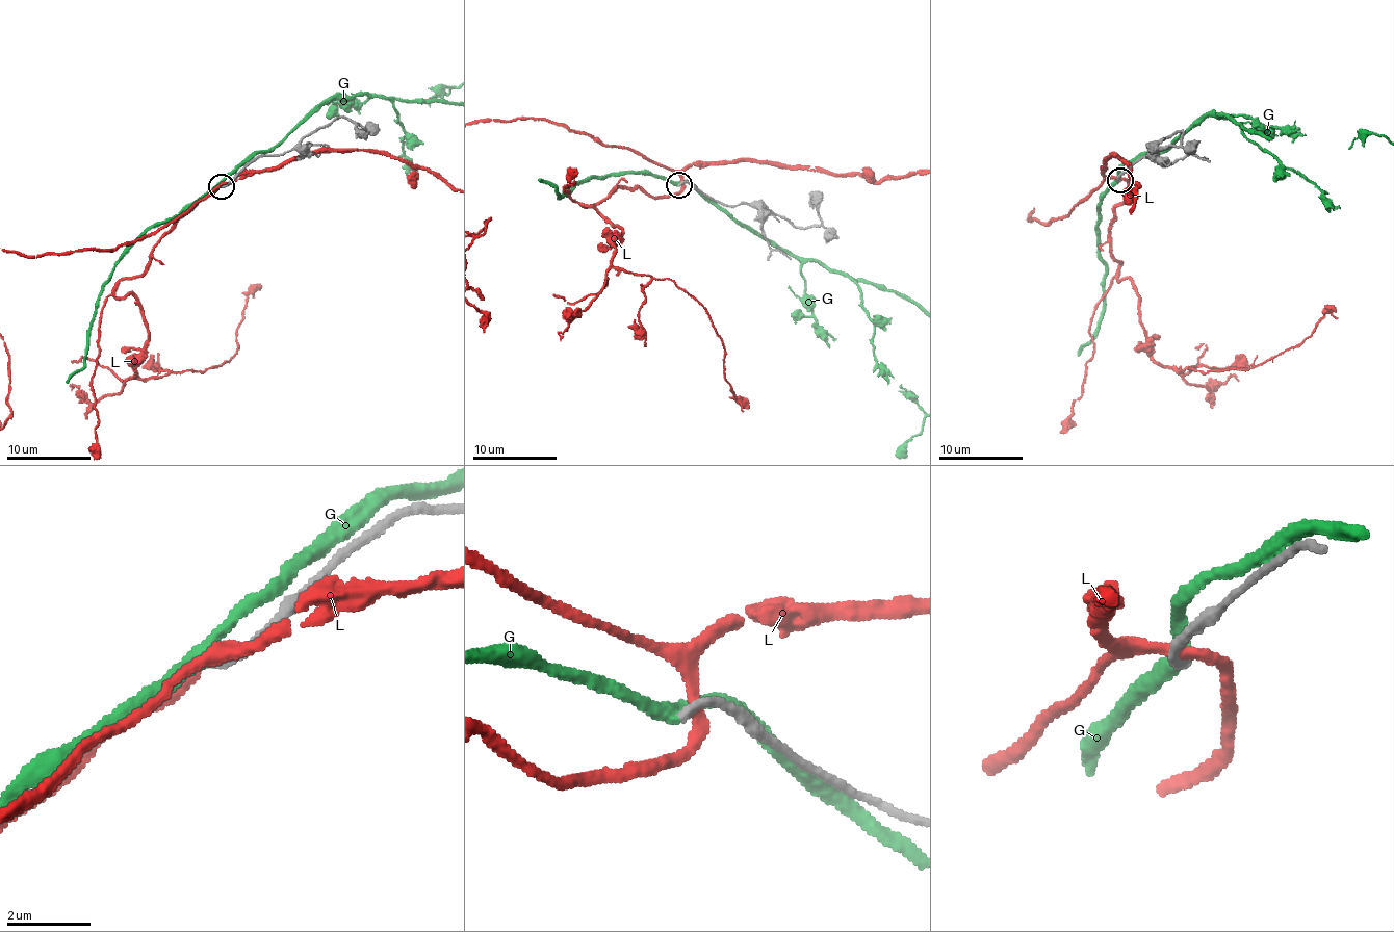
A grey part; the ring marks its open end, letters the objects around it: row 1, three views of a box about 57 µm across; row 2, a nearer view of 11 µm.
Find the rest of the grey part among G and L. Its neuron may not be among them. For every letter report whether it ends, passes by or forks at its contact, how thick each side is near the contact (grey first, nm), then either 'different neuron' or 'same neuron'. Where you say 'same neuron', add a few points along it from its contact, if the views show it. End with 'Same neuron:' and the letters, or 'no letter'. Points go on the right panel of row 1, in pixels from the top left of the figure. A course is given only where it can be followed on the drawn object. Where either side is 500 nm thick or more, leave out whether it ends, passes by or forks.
G: it passes by | 220/320 nm | same neuron
L: it passes by | 260/280 nm | different neuron
Same neuron: G

